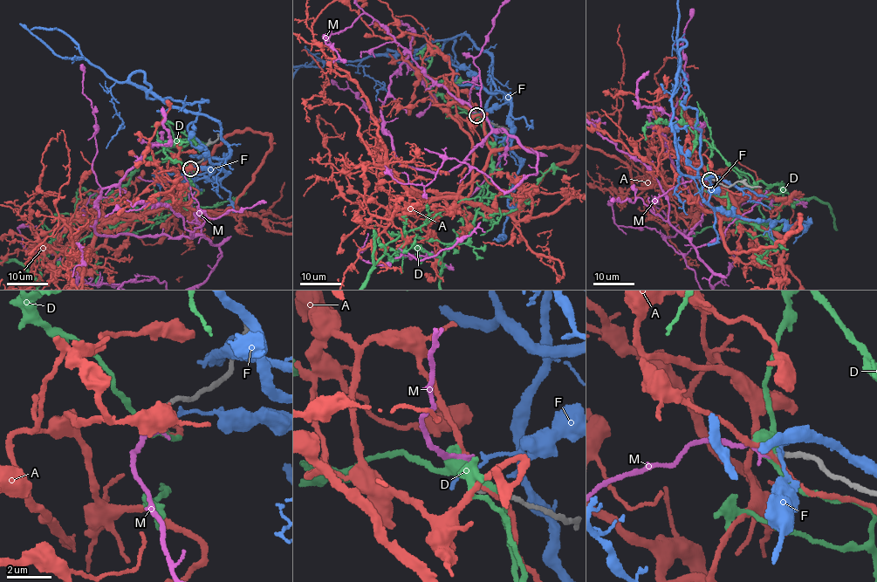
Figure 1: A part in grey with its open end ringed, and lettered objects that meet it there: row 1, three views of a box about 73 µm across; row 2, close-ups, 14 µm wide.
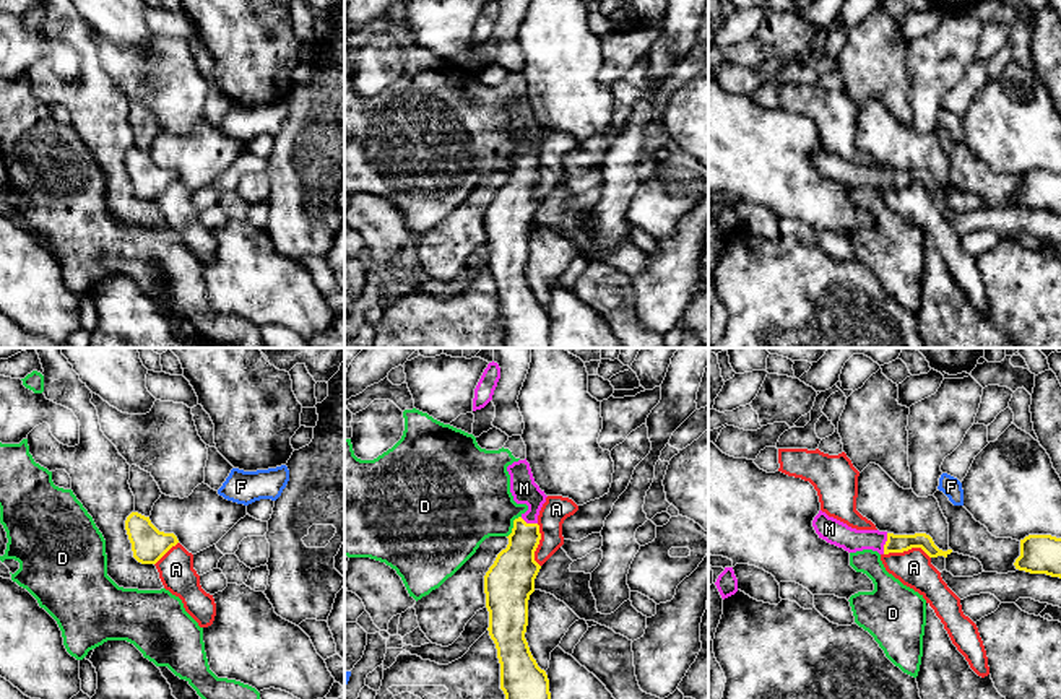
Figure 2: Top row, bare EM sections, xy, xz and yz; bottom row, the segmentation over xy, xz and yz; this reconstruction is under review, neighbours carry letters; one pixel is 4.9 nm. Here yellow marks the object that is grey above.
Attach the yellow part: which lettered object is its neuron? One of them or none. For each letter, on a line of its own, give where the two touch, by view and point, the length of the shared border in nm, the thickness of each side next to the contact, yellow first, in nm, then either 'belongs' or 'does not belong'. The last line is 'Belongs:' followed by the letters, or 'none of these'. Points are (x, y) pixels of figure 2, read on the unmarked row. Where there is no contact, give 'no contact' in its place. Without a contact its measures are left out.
A: yz (907, 186) | 240 nm | 100/180 nm | does not belong
D: xz (514, 161) | 130 nm | 220/400 nm | does not belong
F: no contact | does not belong
M: yz (886, 179) | 110 nm | 100/120 nm | belongs
Belongs: M

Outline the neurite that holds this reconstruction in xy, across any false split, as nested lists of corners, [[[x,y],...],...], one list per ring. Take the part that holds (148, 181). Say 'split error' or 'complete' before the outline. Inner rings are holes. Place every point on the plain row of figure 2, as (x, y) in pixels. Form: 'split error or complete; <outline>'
complete; [[[132,148],[127,153],[125,166],[132,179],[133,193],[141,200],[156,200],[179,179],[174,169],[159,167],[149,153],[138,148]]]

